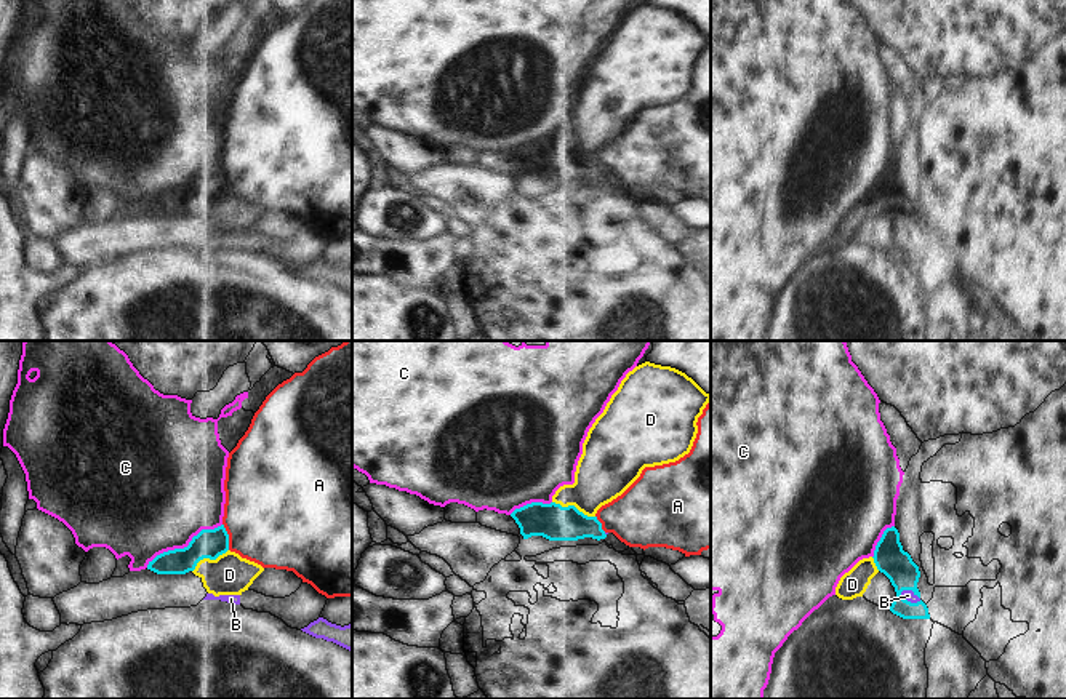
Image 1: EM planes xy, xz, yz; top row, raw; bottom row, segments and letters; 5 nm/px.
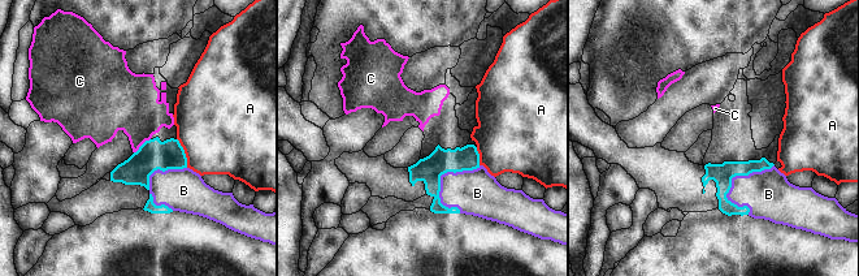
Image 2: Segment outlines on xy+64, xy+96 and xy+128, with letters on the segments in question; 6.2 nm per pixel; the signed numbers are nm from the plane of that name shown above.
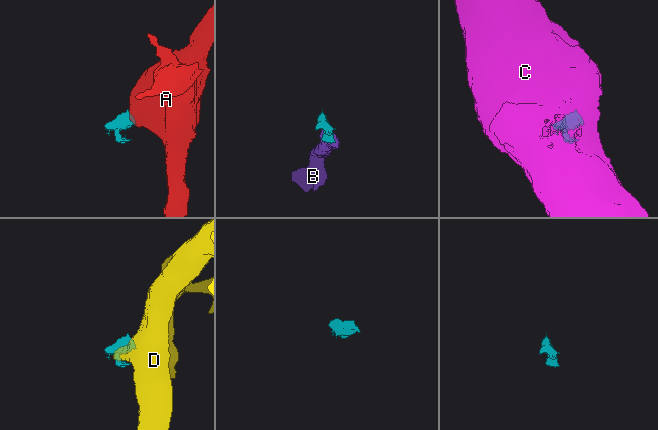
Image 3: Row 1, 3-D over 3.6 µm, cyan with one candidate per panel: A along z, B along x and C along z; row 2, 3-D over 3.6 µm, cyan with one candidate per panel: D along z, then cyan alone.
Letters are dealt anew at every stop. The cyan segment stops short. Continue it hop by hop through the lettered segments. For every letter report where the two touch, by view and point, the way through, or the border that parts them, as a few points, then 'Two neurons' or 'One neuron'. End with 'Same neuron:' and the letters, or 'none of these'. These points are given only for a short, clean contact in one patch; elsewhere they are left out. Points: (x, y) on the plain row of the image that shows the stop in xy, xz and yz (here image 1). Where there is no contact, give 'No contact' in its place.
A: Touches cyan at xy (228, 178). Boundary: xy (223, 165), (229, 191). Two neurons
B: Touches cyan at yz (911, 231). Path across: yz (890, 200), (911, 231), (908, 237). One neuron
C: Touches cyan at xy (184, 189). Boundary: xy (221, 165), (202, 170), (186, 187), (160, 194), (146, 208). Two neurons
D: Touches cyan at xz (573, 147). Boundary: xz (553, 143), (562, 147), (575, 147), (594, 159). Two neurons
Same neuron: B

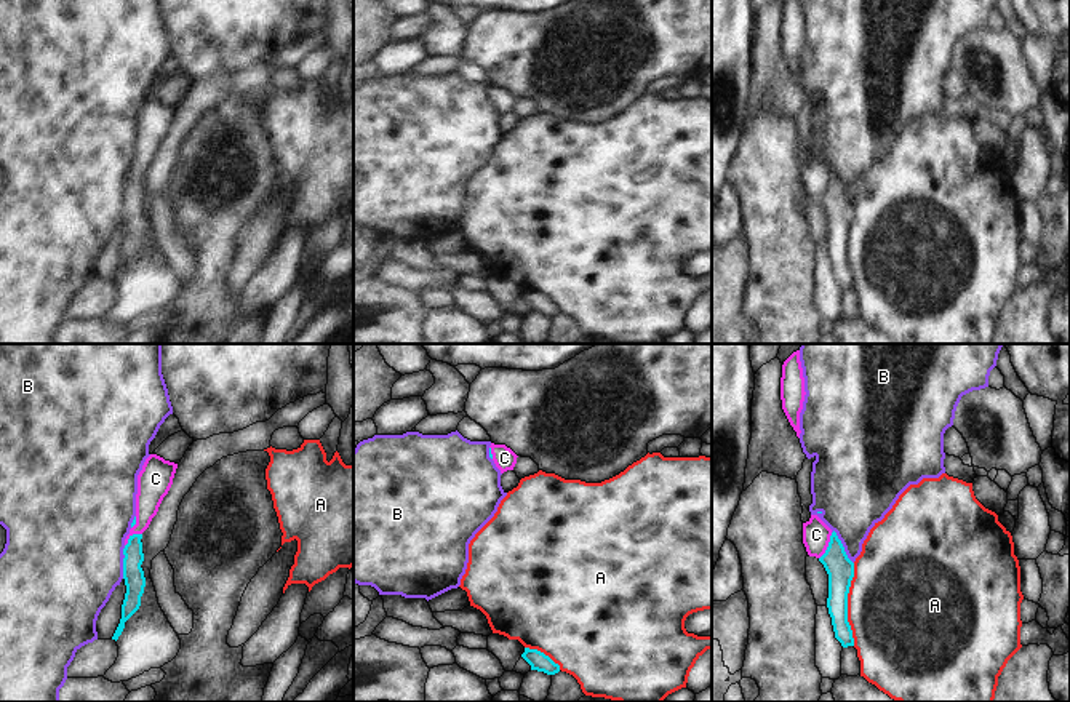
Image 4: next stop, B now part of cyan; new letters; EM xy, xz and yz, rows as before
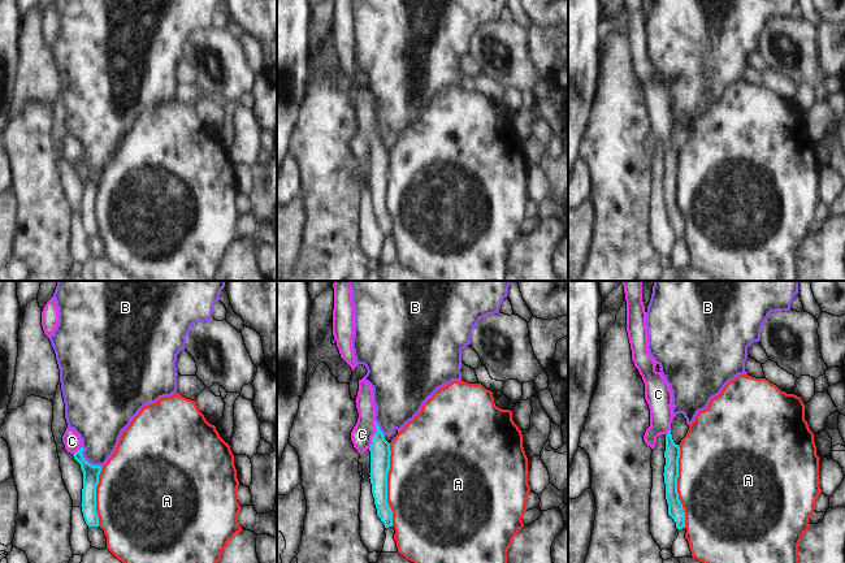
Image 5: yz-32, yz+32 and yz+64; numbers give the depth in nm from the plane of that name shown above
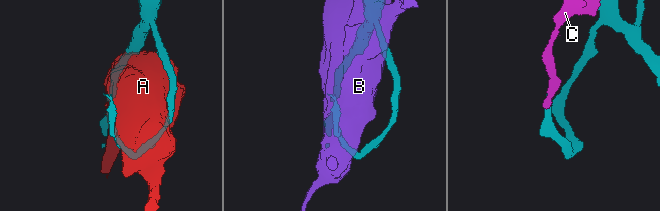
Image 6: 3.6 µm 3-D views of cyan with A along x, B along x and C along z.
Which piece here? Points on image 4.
A: Touches cyan at yz (846, 247). Two neurons
B: Touches cyan at yz (843, 189). Two neurons
C: Touches cyan at yz (829, 187). Path across: yz (840, 211), (829, 187), (816, 176). One neuron
Same neuron: C

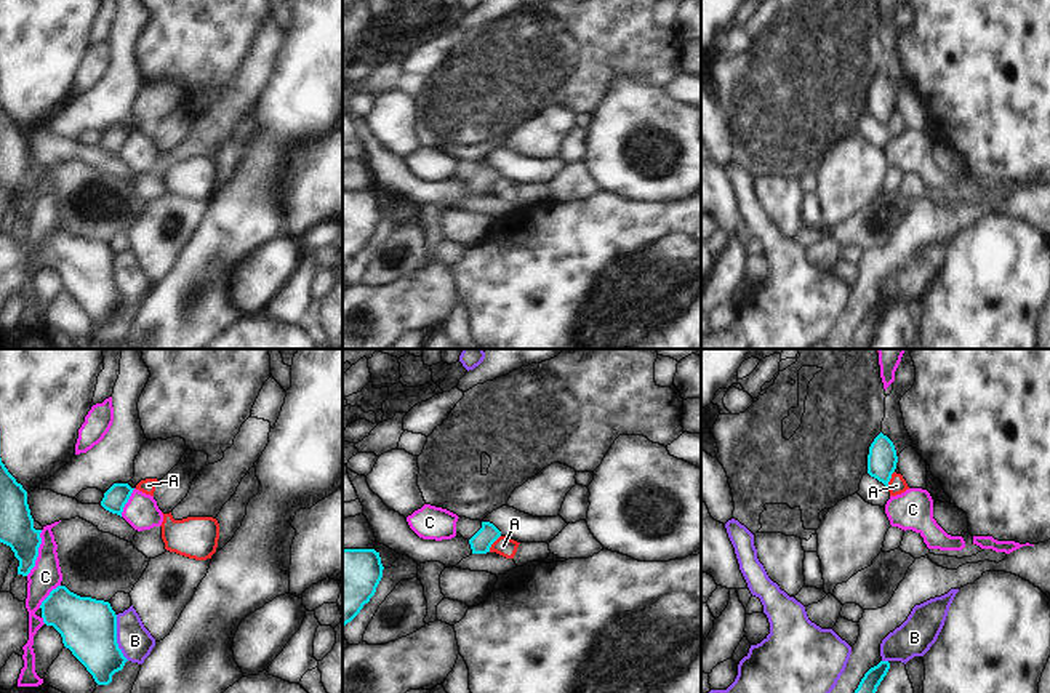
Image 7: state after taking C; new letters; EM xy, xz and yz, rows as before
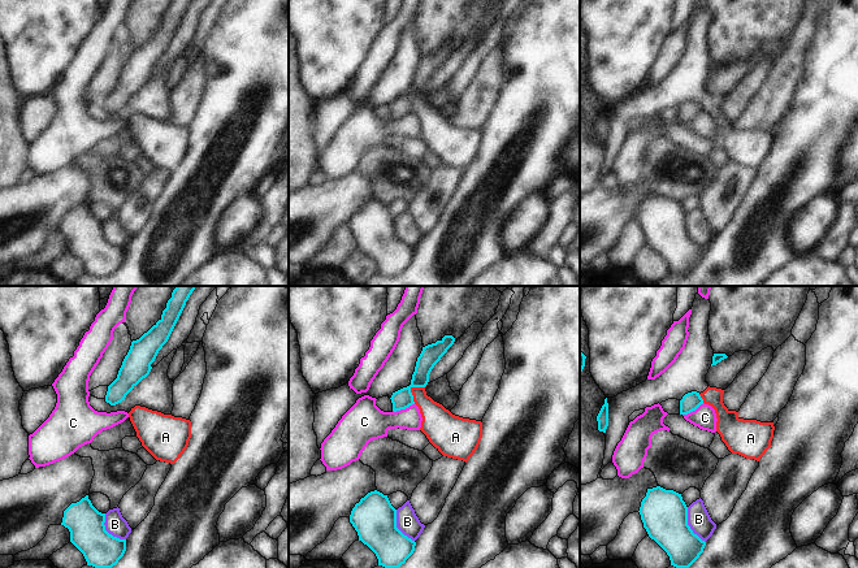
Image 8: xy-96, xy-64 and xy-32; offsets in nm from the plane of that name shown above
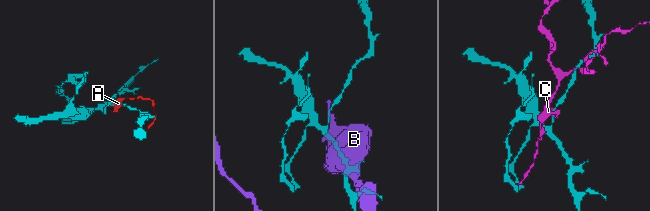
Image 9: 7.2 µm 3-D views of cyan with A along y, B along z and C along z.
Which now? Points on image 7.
A: Touches cyan at xz (493, 183). Boundary: xz (500, 176), (488, 192). Two neurons
B: Touches cyan at xy (116, 279). Two neurons
C: Touches cyan at xy (37, 194). Two neurons
Same neuron: none of these

